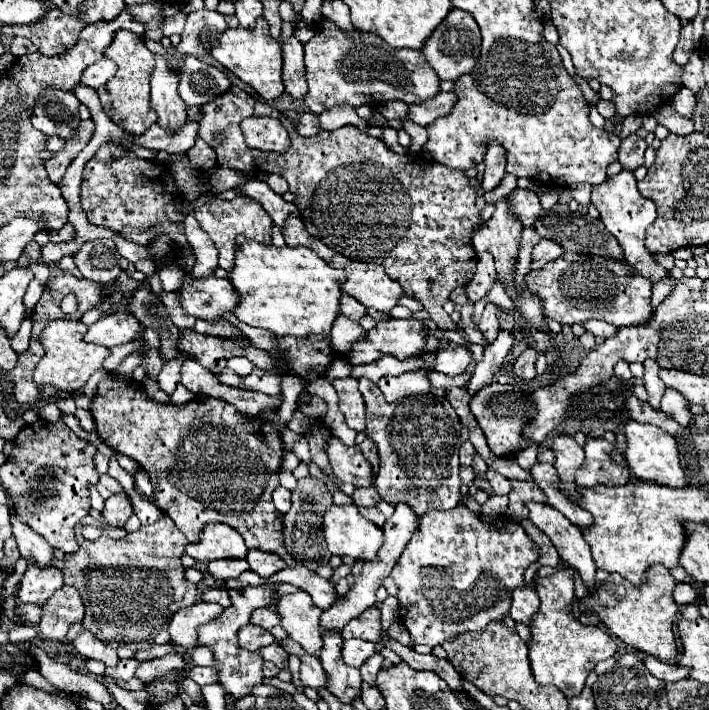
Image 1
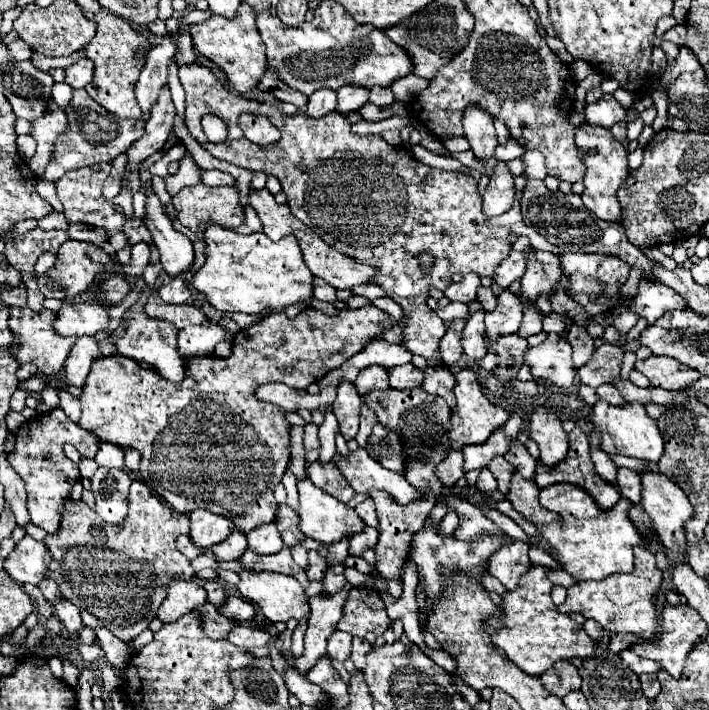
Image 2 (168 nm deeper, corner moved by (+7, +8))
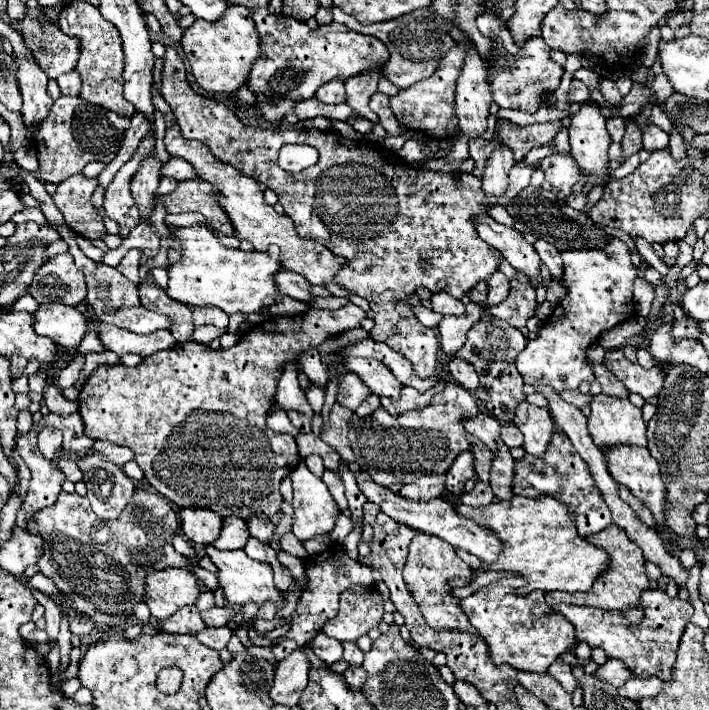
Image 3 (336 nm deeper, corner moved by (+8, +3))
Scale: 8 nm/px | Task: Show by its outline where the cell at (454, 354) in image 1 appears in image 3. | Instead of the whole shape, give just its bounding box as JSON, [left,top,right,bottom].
[438,303,484,355]

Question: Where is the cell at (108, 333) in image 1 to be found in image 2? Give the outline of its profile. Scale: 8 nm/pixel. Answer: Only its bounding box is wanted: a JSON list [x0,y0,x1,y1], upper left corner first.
[53,302,109,336]

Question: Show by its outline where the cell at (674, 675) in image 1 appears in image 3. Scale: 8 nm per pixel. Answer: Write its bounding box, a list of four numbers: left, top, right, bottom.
[596,659,634,687]

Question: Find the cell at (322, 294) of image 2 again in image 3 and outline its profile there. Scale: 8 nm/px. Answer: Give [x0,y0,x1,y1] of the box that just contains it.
[276,271,314,301]

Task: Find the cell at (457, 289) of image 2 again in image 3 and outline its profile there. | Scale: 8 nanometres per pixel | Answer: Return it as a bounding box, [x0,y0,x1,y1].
[432,293,464,315]

